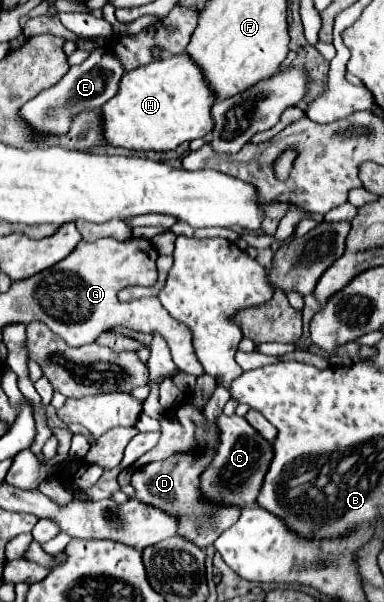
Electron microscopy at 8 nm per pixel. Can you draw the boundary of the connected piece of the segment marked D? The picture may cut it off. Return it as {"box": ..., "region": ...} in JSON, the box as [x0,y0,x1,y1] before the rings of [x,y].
{"box":[132,451,240,549],"region":[[[202,451],[182,453],[176,457],[170,457],[166,461],[148,463],[132,473],[132,485],[136,489],[136,497],[148,505],[162,507],[164,511],[170,511],[174,515],[180,515],[180,535],[192,543],[196,543],[200,549],[206,549],[212,545],[224,529],[234,525],[240,517],[238,507],[216,507],[208,503],[200,503],[200,491],[198,491],[198,477],[204,471],[204,467],[212,461],[214,455],[202,455]]]}

